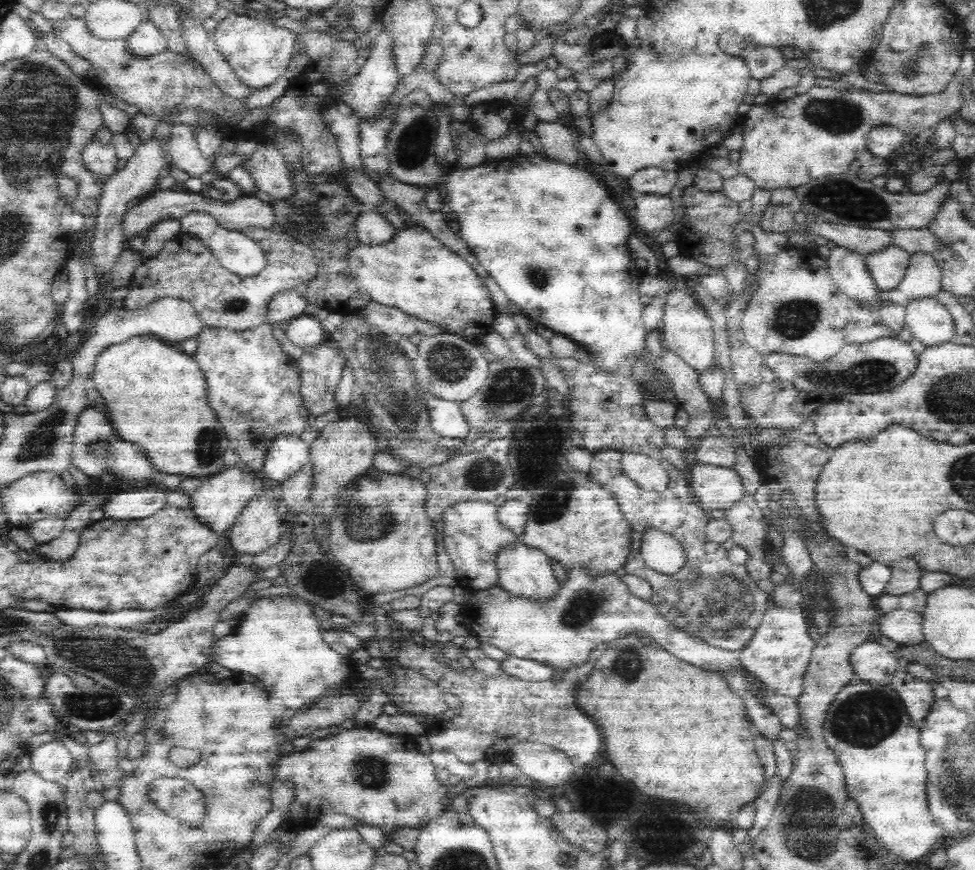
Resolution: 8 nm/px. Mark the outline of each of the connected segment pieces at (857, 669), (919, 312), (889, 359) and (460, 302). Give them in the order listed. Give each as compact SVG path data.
M876 638L858 646L850 658L853 682L889 684L901 665L902 662Z
M924 297L909 302L905 306L905 328L927 347L956 340L954 319L937 298Z
M876 338L861 345L846 345L836 356L826 362L814 362L806 357L772 353L763 355L765 366L770 367L776 378L792 384L797 390L830 394L869 394L888 391L914 373L919 356L910 343L896 338Z
M421 226L396 232L392 240L383 244L360 244L351 251L347 262L357 291L366 293L374 302L438 323L446 332L478 348L484 335L494 332L492 323L497 310L483 279L468 262Z

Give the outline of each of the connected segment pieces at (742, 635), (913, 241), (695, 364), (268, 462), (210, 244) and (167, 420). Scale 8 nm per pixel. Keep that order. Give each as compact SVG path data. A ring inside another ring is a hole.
M662 458L662 465L668 472L668 484L660 493L640 488L630 477L620 478L626 476L620 462L592 462L588 470L588 475L600 483L600 487L614 493L624 518L630 523L632 534L625 574L646 579L652 590L649 602L664 619L674 623L676 629L702 639L709 646L740 652L764 619L768 594L750 579L744 565L733 565L727 550L706 538L705 526L711 517L698 506L684 473L665 458ZM652 527L671 534L684 548L686 560L677 573L662 574L644 563L640 555L642 534Z
M892 229L889 231L894 246L908 252L908 254L916 254L916 252L924 252L934 256L940 248L940 239L930 232L930 229Z
M671 288L666 292L663 326L660 330L664 350L675 352L698 376L716 364L714 335L710 317L690 291Z
M281 434L269 442L261 475L283 483L308 461L309 447L300 435Z
M192 210L192 212L188 212L186 216L180 218L179 223L182 233L204 240L204 245L208 247L208 251L216 256L221 265L232 274L248 278L248 276L256 276L258 272L264 270L267 259L260 244L244 235L242 231L231 231L218 225L216 219L208 212Z
M142 335L129 338L126 342L108 346L98 356L90 378L92 387L104 398L106 408L110 412L110 420L118 428L118 434L132 444L140 444L146 452L152 466L164 474L179 474L204 479L215 475L224 465L223 456L229 447L227 439L216 414L208 406L206 400L206 380L200 372L198 364L192 362L186 353L151 335Z

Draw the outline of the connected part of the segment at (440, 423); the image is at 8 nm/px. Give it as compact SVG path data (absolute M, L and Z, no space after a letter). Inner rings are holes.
M428 397L426 402L433 431L442 438L462 438L469 432L468 421L459 402Z

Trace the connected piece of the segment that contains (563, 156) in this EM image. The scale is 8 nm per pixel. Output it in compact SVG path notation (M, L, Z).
M539 122L535 127L547 157L574 165L580 159L577 133L558 122Z

